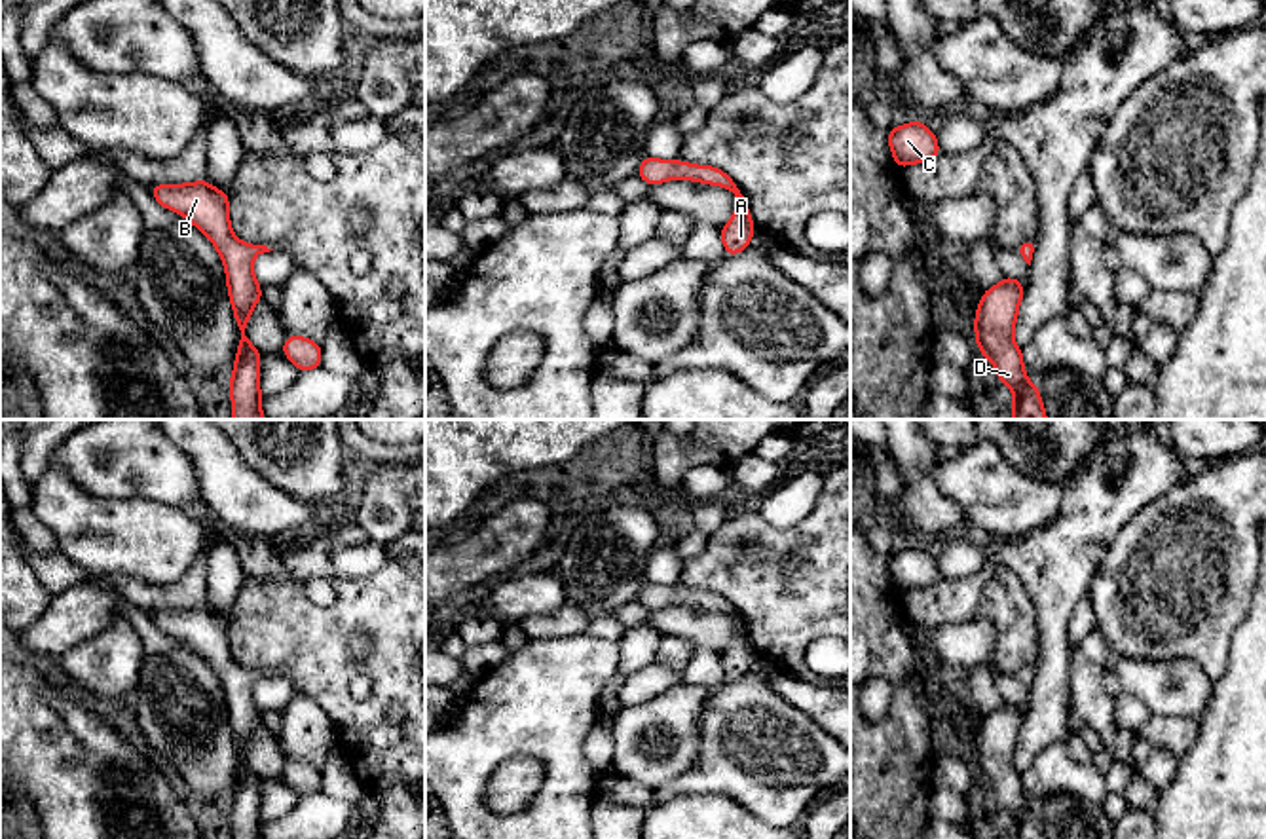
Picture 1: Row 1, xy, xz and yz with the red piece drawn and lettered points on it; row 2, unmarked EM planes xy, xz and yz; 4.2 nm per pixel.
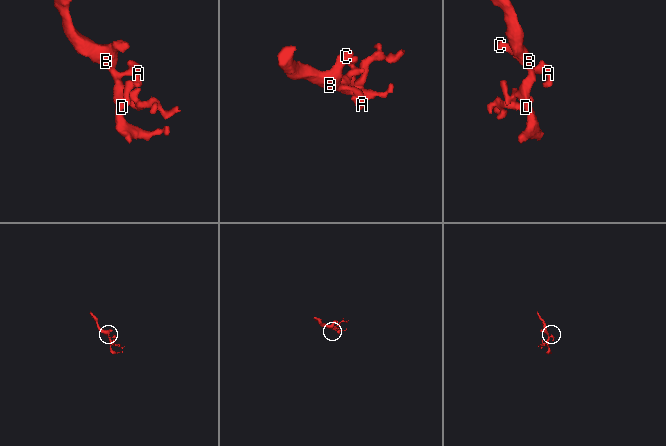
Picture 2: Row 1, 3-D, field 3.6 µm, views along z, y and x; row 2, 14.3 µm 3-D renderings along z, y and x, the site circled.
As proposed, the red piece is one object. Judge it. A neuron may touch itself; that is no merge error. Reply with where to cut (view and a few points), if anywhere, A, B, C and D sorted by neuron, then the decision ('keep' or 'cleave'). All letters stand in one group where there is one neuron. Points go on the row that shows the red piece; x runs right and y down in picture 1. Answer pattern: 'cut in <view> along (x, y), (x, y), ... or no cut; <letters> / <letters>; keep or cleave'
no cut; A B C D; keep

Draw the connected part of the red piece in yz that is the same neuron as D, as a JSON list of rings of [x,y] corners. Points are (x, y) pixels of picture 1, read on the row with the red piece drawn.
[[[1008,275],[983,290],[974,321],[976,344],[995,364],[998,382],[1014,389],[1014,420],[1048,420],[1036,383],[1025,376],[1023,349],[1014,344],[1023,290],[1025,285]]]

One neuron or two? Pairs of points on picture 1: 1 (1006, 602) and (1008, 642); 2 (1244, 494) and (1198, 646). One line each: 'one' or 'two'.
1: one
2: one

